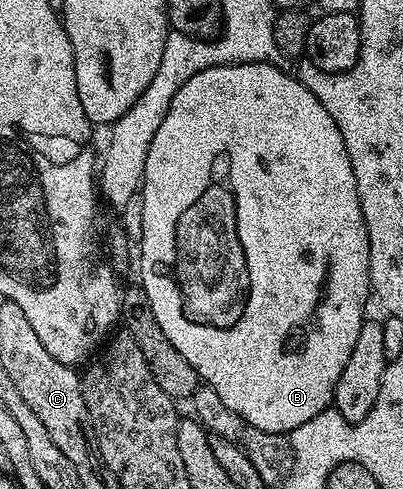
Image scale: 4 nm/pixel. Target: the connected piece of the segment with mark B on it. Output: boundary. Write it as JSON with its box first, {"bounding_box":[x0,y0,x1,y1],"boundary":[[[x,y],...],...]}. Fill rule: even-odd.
{"bounding_box":[140,61,372,436],"boundary":[[[259,61],[204,69],[204,73],[196,73],[196,77],[184,81],[176,97],[172,97],[172,105],[168,105],[168,113],[164,113],[164,121],[160,129],[156,129],[156,137],[152,137],[148,161],[144,165],[140,192],[144,205],[140,286],[144,293],[148,293],[148,301],[152,301],[156,321],[184,321],[186,318],[186,323],[160,323],[160,329],[164,329],[168,341],[184,353],[184,361],[196,369],[199,380],[205,386],[216,389],[224,405],[241,417],[245,426],[285,436],[304,425],[304,421],[312,421],[316,413],[327,410],[333,404],[336,381],[340,381],[340,373],[344,373],[344,365],[348,365],[348,357],[356,345],[356,337],[364,322],[362,314],[366,311],[366,298],[372,295],[372,284],[370,238],[344,137],[340,137],[340,129],[336,129],[336,121],[332,121],[332,113],[320,105],[318,98],[302,84],[301,78],[294,76],[293,79],[288,72],[274,65],[270,61]],[[236,179],[248,179],[250,185],[250,255],[246,255],[246,243],[242,243],[242,227],[246,227],[246,223],[238,223]],[[246,297],[251,297],[250,315],[248,321],[243,321],[242,315],[246,315],[246,311],[240,309],[242,305],[248,305]]]}

